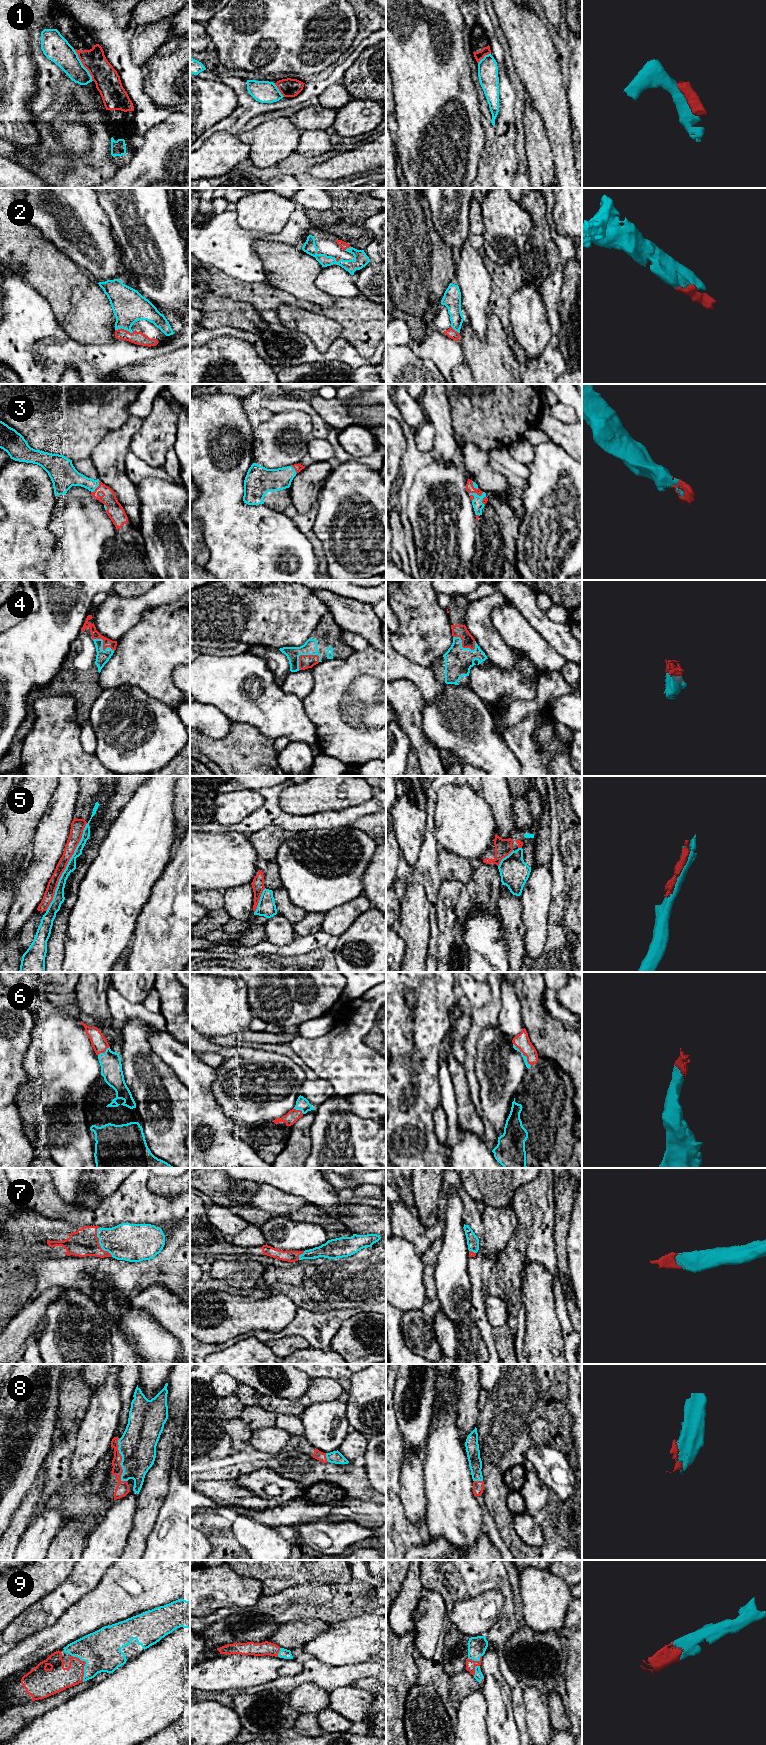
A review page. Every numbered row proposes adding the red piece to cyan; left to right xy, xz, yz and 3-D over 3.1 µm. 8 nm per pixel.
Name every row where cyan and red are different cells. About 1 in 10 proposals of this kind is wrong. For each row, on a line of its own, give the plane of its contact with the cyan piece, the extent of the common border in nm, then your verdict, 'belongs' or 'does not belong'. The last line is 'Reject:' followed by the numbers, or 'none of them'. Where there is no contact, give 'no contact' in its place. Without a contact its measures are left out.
1: meets cyan in xy; contact 300 nm long; does not belong
2: meets cyan in xy; contact 150 nm long; belongs
3: meets cyan in yz; contact 120 nm long; belongs
4: meets cyan in xz; contact 200 nm long; belongs
5: meets cyan in xy; contact 800 nm long; does not belong
6: meets cyan in yz; contact 240 nm long; belongs
7: meets cyan in xy; contact 260 nm long; belongs
8: meets cyan in xy; contact 360 nm long; belongs
9: meets cyan in xy; contact 240 nm long; belongs
Reject: 1, 5

